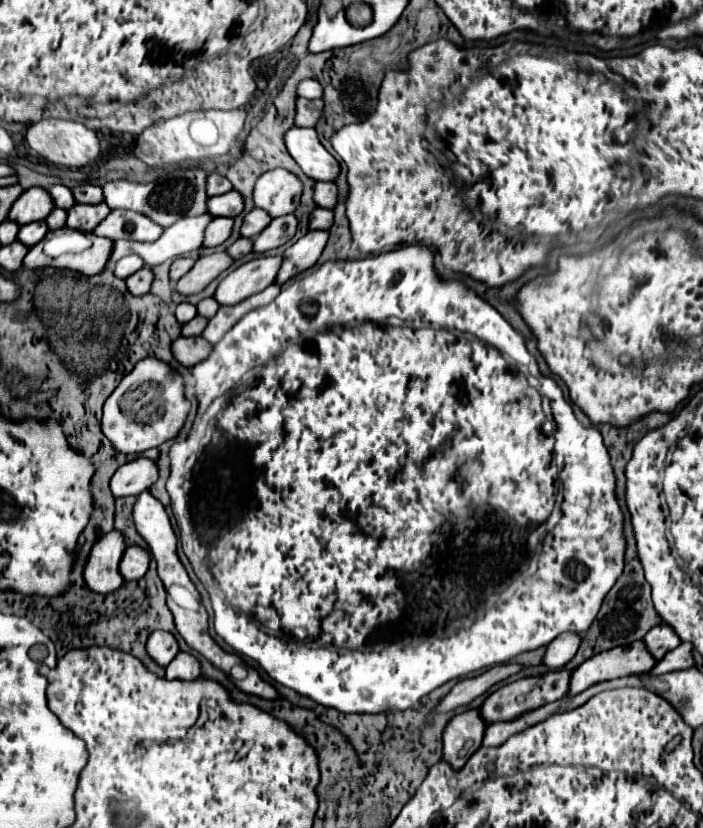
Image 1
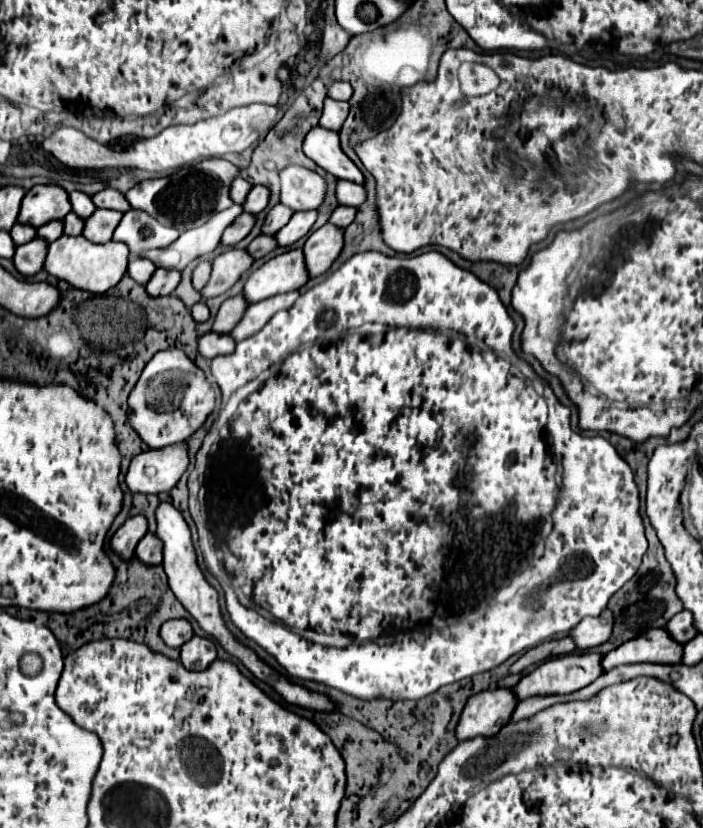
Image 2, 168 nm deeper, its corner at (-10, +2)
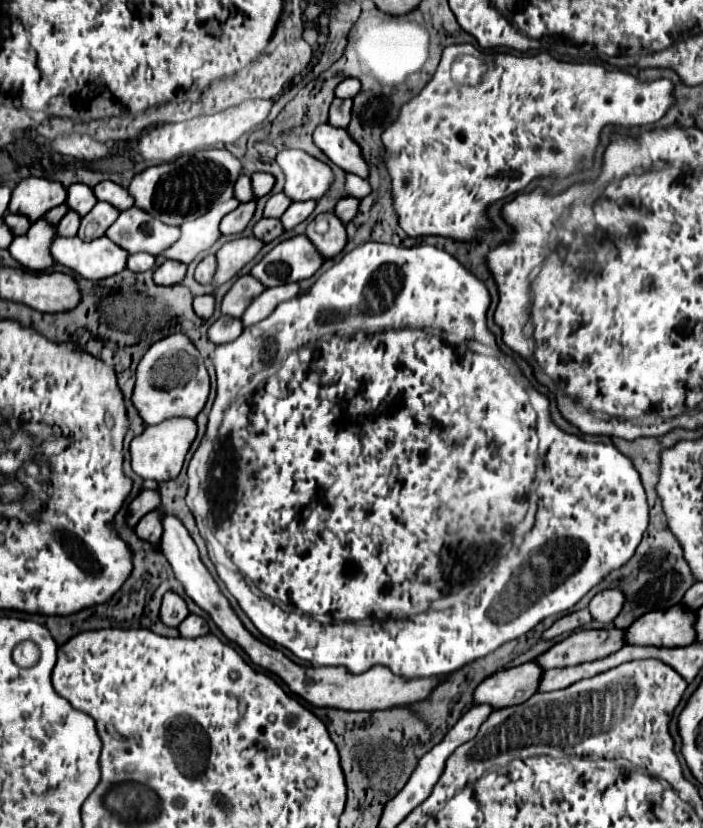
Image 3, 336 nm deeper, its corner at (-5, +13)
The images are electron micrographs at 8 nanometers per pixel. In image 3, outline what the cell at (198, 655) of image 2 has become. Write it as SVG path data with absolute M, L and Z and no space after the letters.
M188 614L184 618L184 622L178 626L180 636L184 638L198 638L198 636L206 636L208 634L208 624L204 618L196 616L196 614Z

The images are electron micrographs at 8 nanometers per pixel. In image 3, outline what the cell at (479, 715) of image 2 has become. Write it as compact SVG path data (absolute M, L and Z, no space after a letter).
M536 660L508 670L500 670L476 688L474 702L490 704L496 710L516 706L536 694L538 678L542 678L542 668L536 664Z

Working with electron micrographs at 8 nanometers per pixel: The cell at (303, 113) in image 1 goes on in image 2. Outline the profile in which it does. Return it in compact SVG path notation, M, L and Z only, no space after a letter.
M327 97L319 125L325 127L325 129L331 129L331 131L339 131L345 117L347 117L347 113L349 113L349 103L335 101L335 99Z

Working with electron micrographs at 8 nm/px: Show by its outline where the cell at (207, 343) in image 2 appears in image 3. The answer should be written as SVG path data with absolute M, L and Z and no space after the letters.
M220 316L208 330L208 338L214 344L226 344L236 340L242 334L244 326L240 318L230 318L230 316Z

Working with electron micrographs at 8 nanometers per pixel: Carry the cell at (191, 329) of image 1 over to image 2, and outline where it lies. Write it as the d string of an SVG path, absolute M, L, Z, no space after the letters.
M241 295L223 301L223 305L219 307L219 311L215 315L211 331L215 331L215 333L229 333L233 329L233 325L241 319L245 309L247 309L247 301Z

